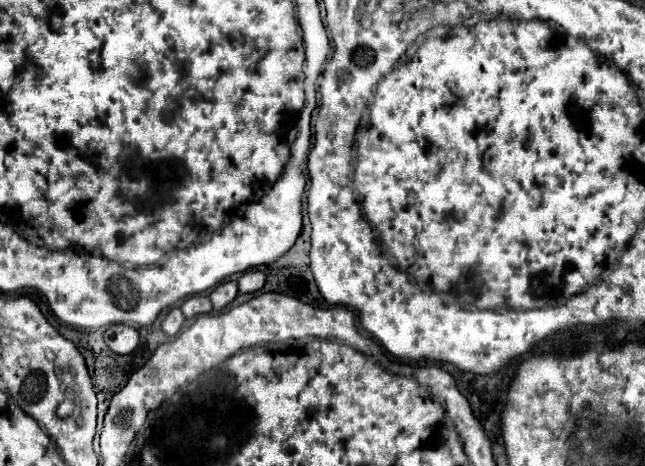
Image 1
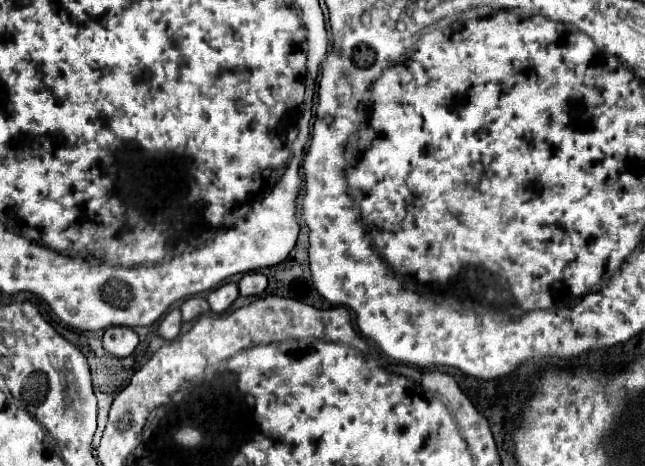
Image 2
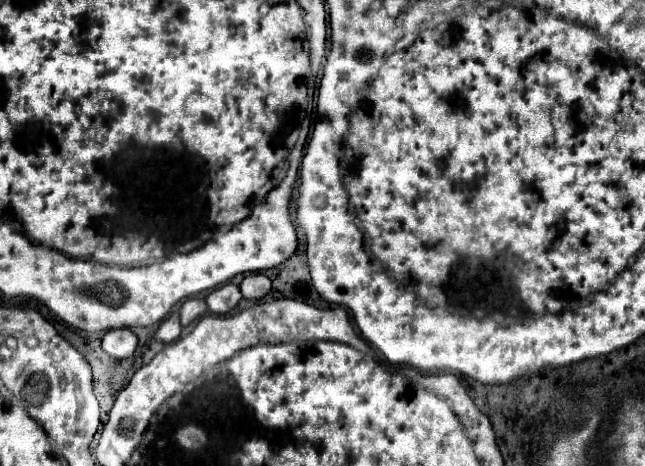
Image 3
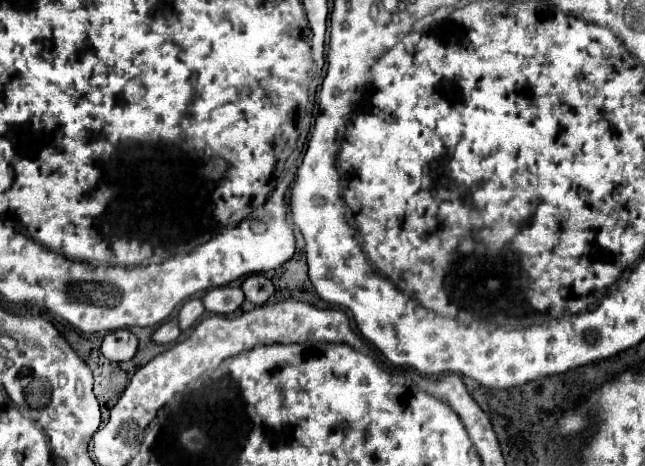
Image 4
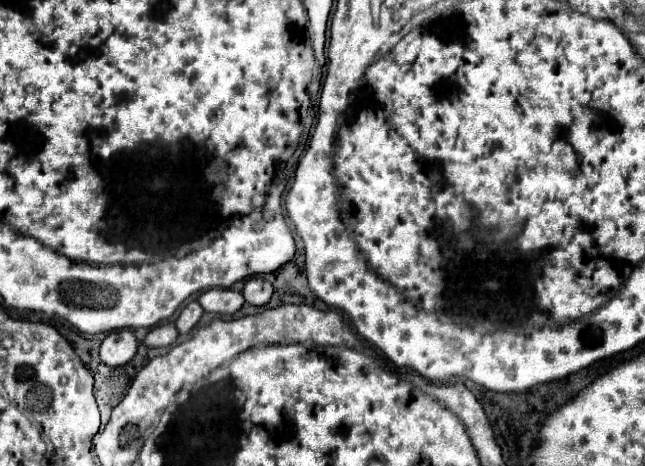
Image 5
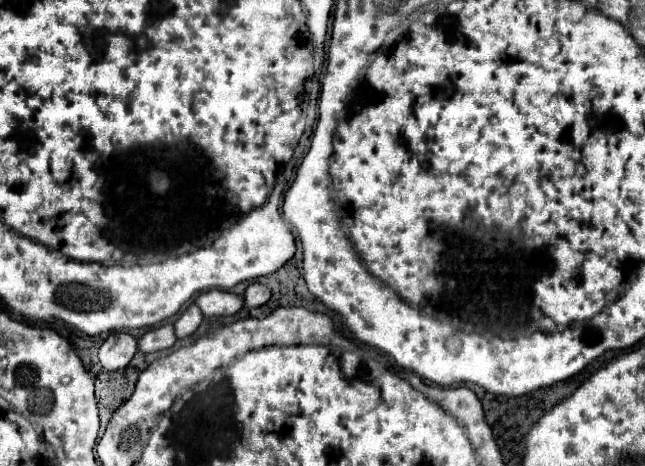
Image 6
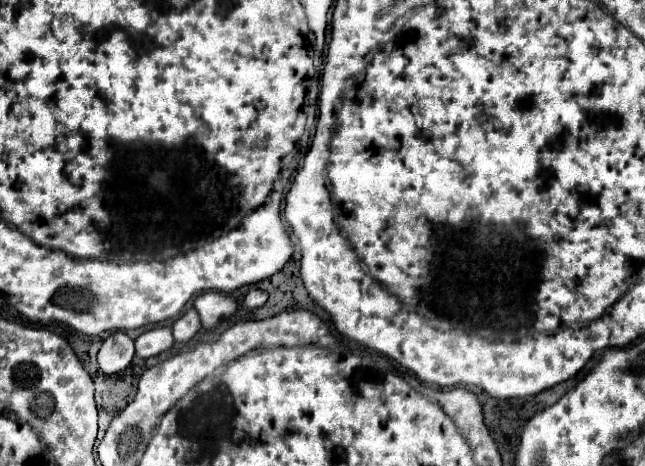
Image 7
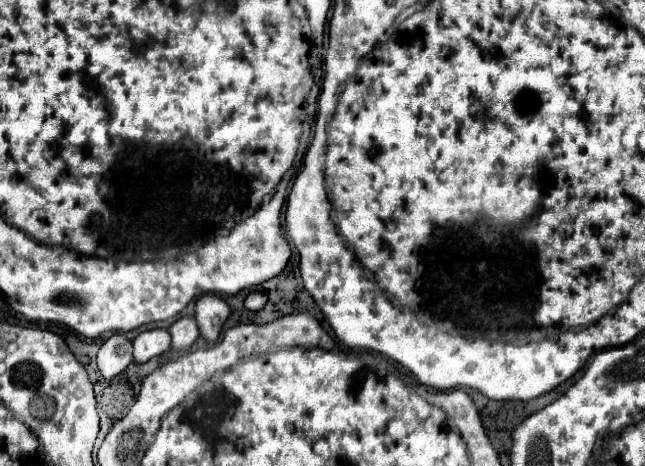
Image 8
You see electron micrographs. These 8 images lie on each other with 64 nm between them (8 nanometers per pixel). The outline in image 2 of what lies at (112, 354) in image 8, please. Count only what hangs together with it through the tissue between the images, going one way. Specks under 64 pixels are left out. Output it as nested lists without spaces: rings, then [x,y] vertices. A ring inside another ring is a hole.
[[[112,326],[104,332],[104,350],[126,358],[134,352],[134,348],[138,346],[138,334],[132,328],[124,328],[124,326]]]

